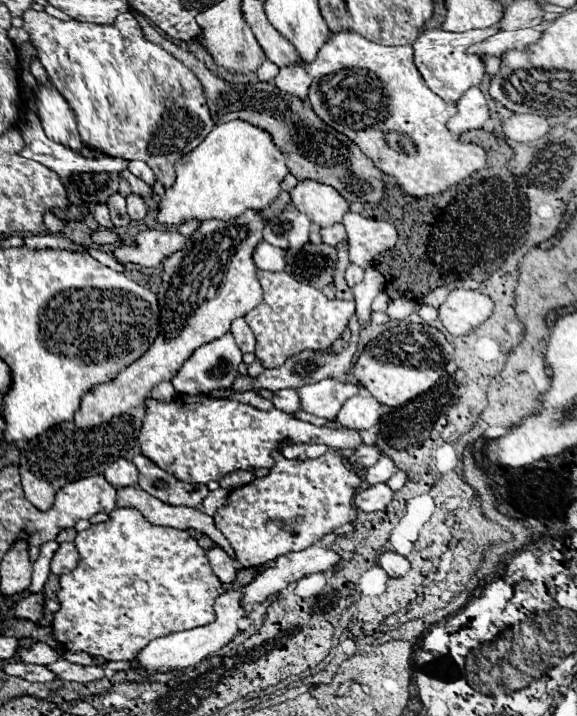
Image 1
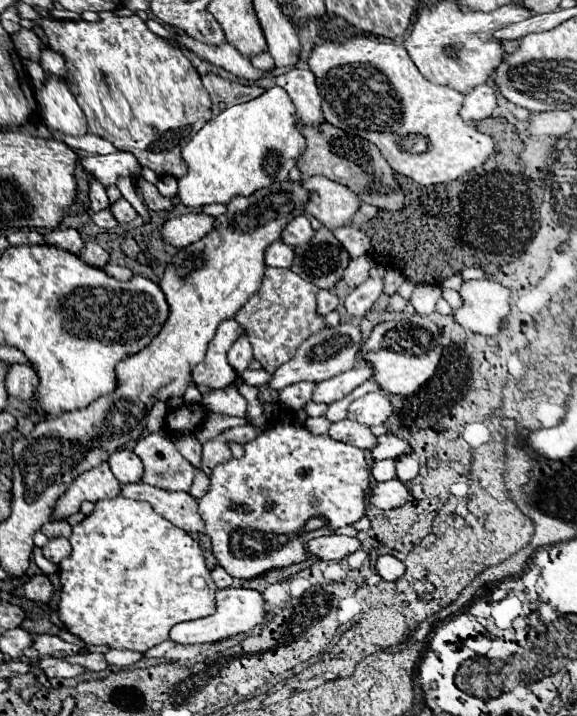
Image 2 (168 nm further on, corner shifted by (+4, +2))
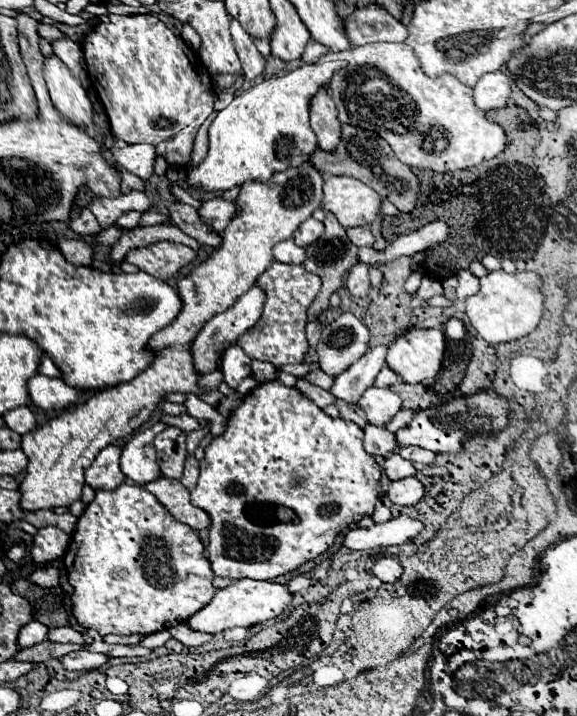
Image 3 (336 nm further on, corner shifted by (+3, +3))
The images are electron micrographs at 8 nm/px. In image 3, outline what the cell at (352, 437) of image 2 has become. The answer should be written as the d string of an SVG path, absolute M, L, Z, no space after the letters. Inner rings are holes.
M367 425L363 429L365 433L365 451L371 455L381 455L387 457L389 453L395 451L397 443L395 443L395 435L385 431L383 427L375 427L375 425Z

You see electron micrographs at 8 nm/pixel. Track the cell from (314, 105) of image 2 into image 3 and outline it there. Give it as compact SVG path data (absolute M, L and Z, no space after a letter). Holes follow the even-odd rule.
M321 87L309 103L309 115L311 115L311 129L317 135L319 147L325 151L333 151L339 141L339 129L341 123L337 121L337 109L335 103L325 87Z

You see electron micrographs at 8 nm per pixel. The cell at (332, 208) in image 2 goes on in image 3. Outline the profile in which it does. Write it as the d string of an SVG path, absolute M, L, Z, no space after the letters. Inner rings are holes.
M327 177L323 183L323 203L321 207L337 217L337 221L347 229L347 227L357 227L357 225L369 225L373 219L379 215L379 205L381 197L373 193L365 183L353 179L353 177Z

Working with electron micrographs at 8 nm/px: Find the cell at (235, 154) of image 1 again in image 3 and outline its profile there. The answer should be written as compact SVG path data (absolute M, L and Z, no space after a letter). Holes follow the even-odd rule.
M343 61L333 63L311 63L301 65L299 69L283 75L283 77L269 77L259 85L253 85L251 89L237 95L231 105L221 109L215 117L215 121L209 127L209 153L207 157L187 173L187 183L193 189L203 191L227 191L231 187L239 187L245 181L269 181L275 173L281 173L289 167L291 153L299 151L305 155L311 155L317 149L317 139L309 127L309 99L313 93L317 93L319 87L329 83L329 77L345 65Z

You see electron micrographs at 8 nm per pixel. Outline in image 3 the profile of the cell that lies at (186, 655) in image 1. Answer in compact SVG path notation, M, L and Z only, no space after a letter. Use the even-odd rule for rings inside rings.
M239 579L239 581L233 581L229 587L217 589L213 601L205 609L201 609L201 613L195 613L193 617L189 617L187 625L193 631L201 631L201 633L221 633L231 627L251 627L281 615L283 609L289 605L289 601L291 601L291 593L285 585L279 585L273 581Z

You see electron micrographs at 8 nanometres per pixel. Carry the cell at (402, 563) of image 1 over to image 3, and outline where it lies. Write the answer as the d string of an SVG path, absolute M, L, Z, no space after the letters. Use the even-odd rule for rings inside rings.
M381 557L373 565L373 575L383 583L395 583L403 575L403 567L395 557Z

